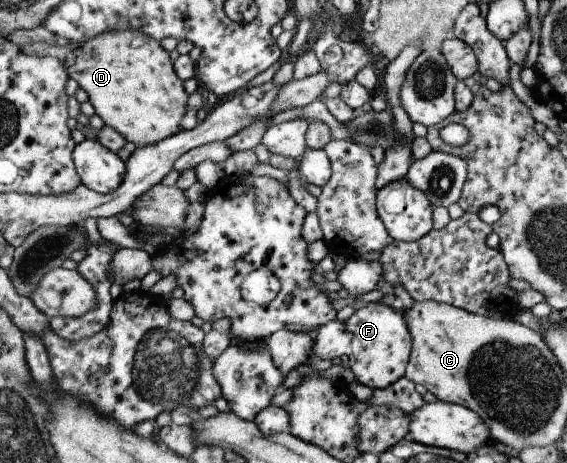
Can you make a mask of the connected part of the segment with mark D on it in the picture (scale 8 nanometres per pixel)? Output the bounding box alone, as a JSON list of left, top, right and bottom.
[24,29,191,148]

